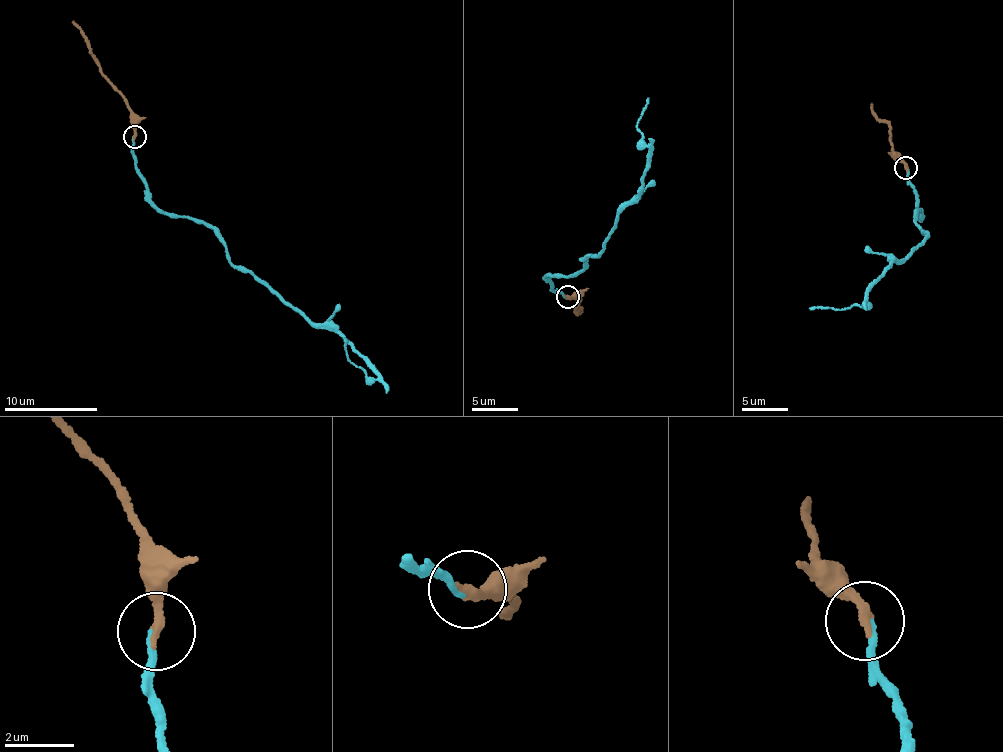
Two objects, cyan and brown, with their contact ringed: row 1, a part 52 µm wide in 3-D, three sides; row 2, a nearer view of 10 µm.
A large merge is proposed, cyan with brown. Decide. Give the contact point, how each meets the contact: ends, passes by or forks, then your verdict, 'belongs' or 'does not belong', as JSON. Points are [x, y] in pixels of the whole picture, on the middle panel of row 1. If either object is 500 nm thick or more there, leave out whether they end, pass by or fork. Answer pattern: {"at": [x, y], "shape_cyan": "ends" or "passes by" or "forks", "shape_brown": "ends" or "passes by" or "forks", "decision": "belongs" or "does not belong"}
{"at": [567, 296], "shape_cyan": "ends", "shape_brown": "ends", "decision": "belongs"}

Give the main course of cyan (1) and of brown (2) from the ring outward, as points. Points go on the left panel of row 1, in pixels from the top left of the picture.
1: (134, 136), (145, 198), (213, 230), (235, 266), (308, 321), (340, 333), (377, 378), (349, 361), (345, 338)
2: (134, 136), (128, 102), (101, 71), (89, 42), (74, 20)

